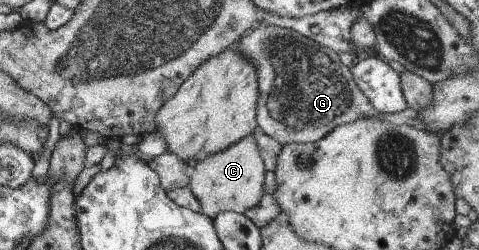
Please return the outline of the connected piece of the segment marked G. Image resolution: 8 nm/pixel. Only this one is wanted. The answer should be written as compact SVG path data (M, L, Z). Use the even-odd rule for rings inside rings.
M266 24L266 27L240 37L236 45L237 52L255 64L259 90L257 129L281 147L292 143L315 143L338 125L370 117L422 129L417 111L410 107L394 113L376 111L353 81L350 69L340 62L338 54L296 31Z

